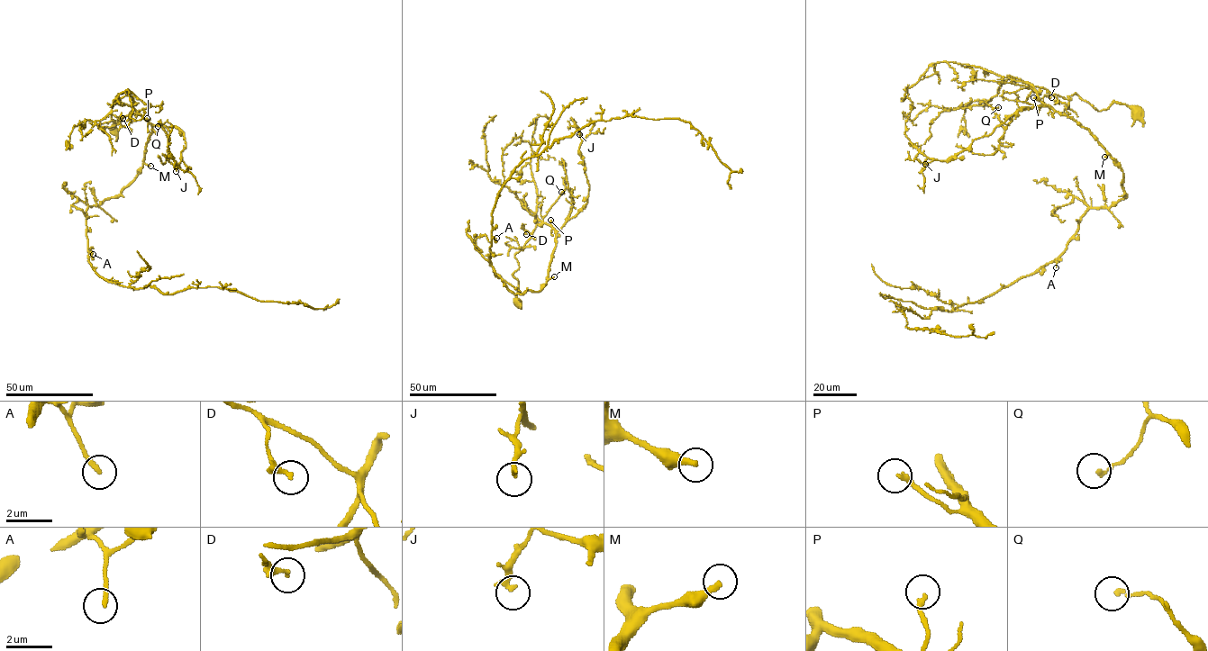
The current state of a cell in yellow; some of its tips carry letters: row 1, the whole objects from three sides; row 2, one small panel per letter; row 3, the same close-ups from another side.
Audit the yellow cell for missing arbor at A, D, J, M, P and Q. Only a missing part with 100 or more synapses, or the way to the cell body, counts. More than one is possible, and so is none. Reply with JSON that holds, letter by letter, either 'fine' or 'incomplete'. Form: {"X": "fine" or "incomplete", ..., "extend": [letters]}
{"A": "fine", "D": "fine", "J": "fine", "M": "incomplete", "P": "fine", "Q": "fine", "extend": ["M"]}

